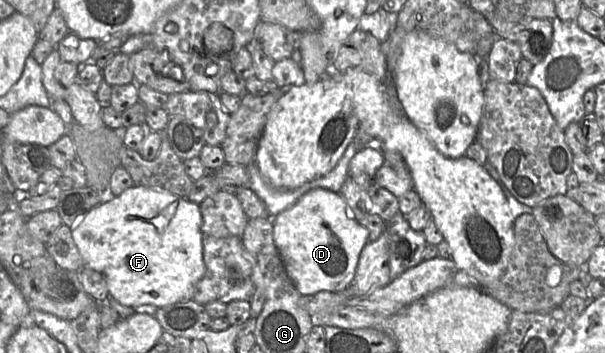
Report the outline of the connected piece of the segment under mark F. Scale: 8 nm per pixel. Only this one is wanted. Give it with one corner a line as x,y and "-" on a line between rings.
133,186
118,196
108,197
108,199
103,200
100,204
88,211
72,227
72,237
83,258
84,267
96,270
102,273
105,277
109,291
109,297
114,298
123,305
133,308
139,307
141,305
154,305
156,307
163,307
176,302
192,300
196,284
205,274
202,243
203,233
201,226
202,216
200,206
198,204
163,190
145,186

